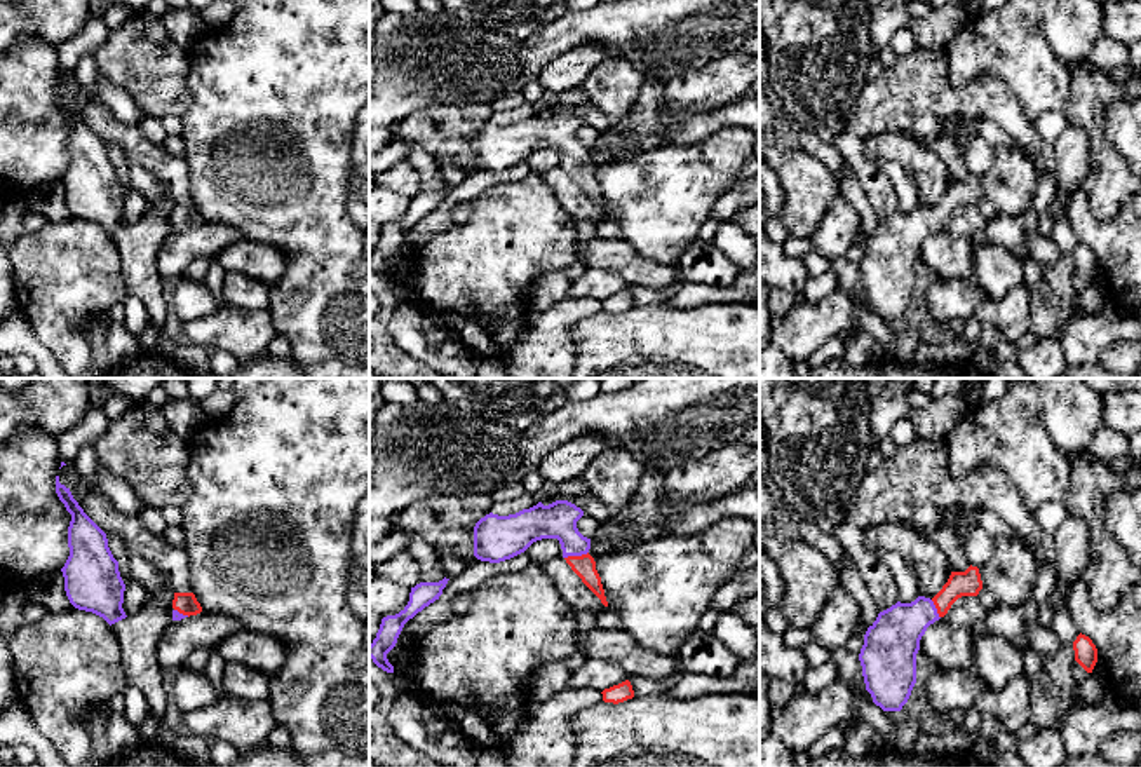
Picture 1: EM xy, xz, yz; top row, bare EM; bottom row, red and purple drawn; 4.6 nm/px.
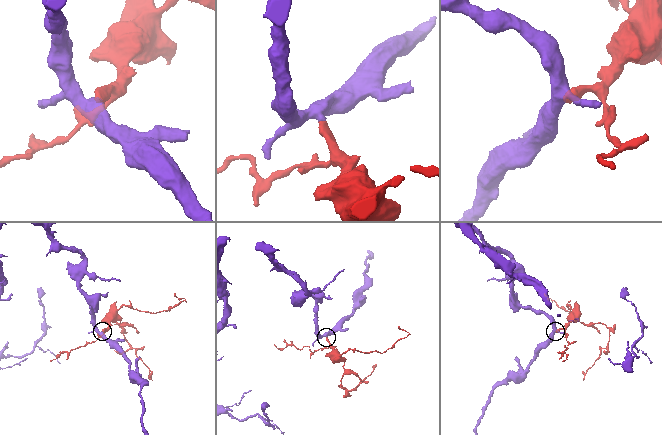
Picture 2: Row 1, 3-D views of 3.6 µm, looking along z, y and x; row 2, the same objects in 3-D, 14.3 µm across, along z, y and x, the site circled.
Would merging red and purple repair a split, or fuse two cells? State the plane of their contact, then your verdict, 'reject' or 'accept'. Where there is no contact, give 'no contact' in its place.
meets red in xz; accept

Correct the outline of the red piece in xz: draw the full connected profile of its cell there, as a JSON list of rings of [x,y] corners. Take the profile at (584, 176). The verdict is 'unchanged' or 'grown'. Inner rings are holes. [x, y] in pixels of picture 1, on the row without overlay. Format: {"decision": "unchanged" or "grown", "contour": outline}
{"decision": "grown", "contour": [[[568,110],[549,115],[538,112],[509,126],[489,122],[474,136],[474,166],[481,171],[500,173],[524,162],[537,150],[557,148],[566,173],[608,216],[596,171],[589,164],[591,148],[577,138],[582,126],[584,120]]]}

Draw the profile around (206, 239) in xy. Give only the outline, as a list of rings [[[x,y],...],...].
[[[200,221],[172,230],[160,244],[157,270],[165,279],[181,279],[190,261],[214,258],[223,248],[244,242],[244,234],[230,225]]]

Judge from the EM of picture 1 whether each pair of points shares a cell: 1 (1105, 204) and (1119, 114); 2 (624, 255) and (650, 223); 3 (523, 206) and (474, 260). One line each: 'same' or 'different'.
1: different
2: different
3: same

